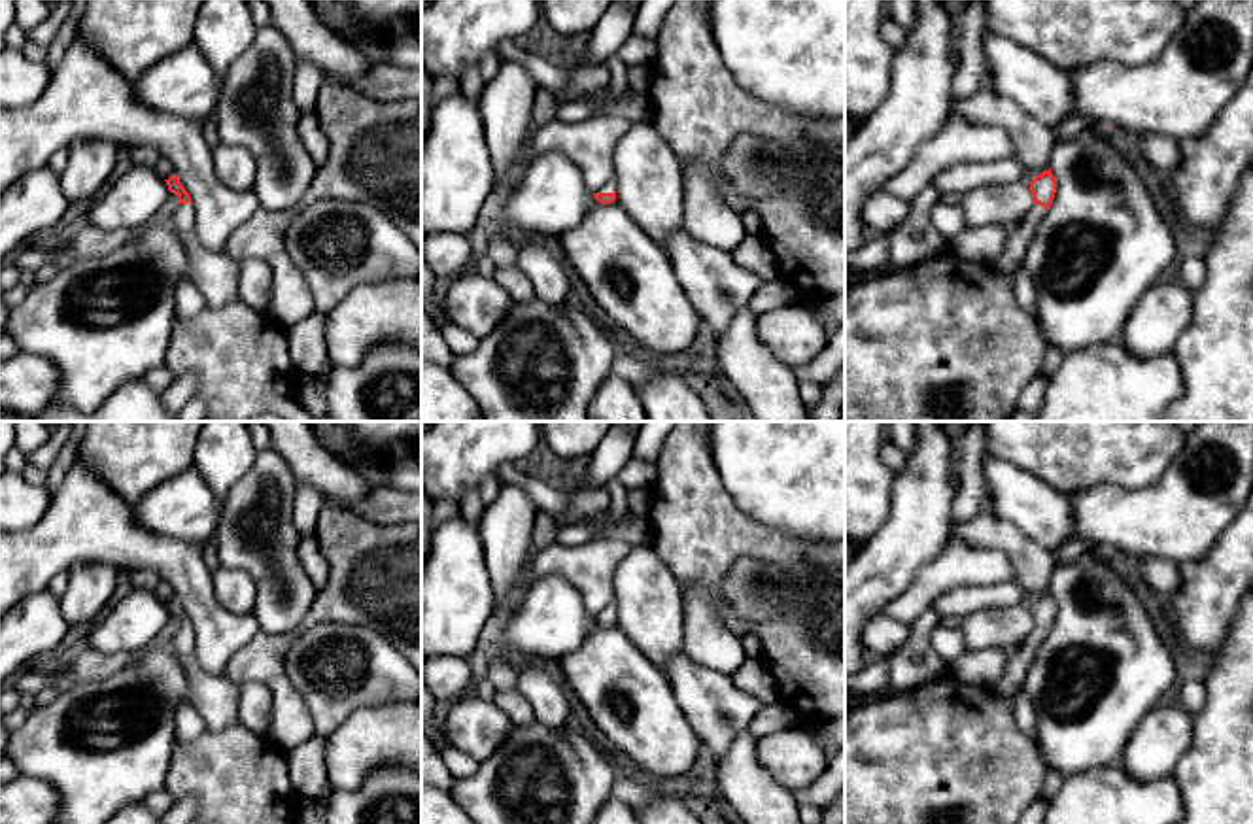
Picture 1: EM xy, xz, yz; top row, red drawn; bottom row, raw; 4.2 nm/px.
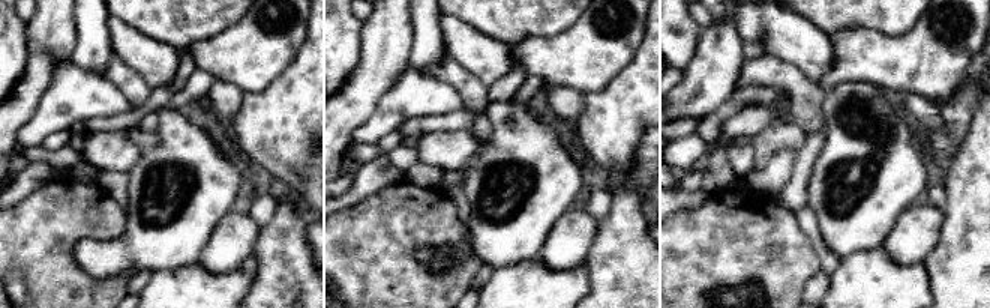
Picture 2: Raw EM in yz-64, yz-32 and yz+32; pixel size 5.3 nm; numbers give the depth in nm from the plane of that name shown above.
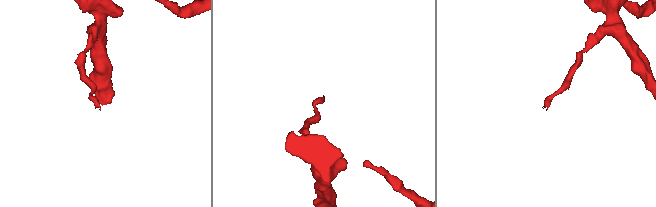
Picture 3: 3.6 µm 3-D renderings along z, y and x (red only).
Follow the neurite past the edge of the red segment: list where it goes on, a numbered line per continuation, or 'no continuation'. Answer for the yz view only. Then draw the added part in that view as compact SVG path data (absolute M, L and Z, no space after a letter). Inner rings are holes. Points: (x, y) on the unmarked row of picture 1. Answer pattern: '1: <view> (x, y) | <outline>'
1: yz (1012, 685) | M1032 627L1028 637L1022 641L1022 644L1011 652L1007 669L1002 680L994 686L996 694L1002 699L1005 699L1009 705L1013 705L1017 697L1024 694L1024 680L1026 680L1030 663L1045 635L1047 633L1043 629Z

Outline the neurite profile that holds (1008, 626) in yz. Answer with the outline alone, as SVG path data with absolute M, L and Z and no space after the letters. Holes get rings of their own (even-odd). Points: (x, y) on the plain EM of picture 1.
M1026 603L979 609L962 618L964 652L973 654L998 644L1013 652L1022 644L1032 627Z

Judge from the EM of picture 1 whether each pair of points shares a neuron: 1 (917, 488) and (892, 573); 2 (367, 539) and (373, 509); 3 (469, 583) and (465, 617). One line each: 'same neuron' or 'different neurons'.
1: same neuron
2: different neurons
3: same neuron

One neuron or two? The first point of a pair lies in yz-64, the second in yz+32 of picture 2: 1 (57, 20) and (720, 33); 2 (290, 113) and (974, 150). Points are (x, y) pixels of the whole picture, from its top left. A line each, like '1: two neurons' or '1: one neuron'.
1: one neuron
2: two neurons

